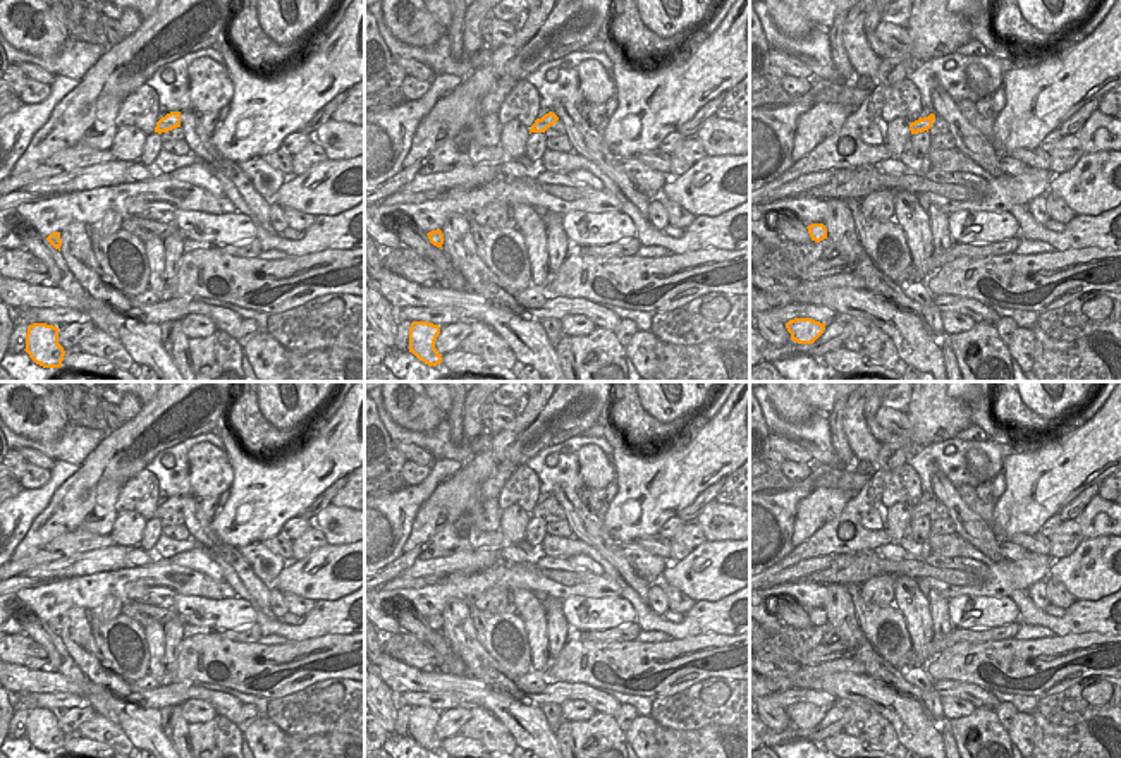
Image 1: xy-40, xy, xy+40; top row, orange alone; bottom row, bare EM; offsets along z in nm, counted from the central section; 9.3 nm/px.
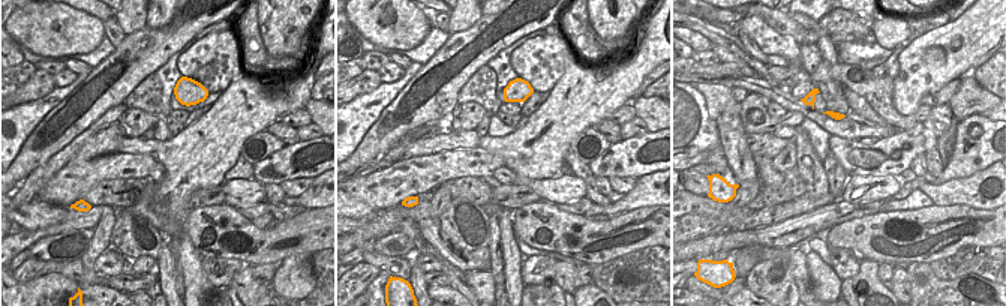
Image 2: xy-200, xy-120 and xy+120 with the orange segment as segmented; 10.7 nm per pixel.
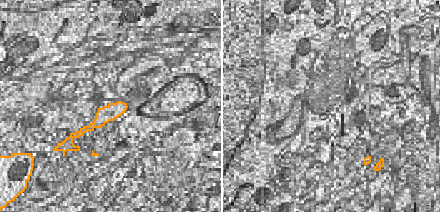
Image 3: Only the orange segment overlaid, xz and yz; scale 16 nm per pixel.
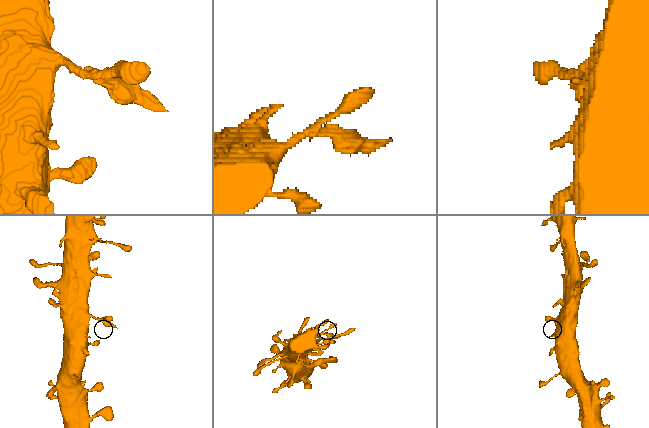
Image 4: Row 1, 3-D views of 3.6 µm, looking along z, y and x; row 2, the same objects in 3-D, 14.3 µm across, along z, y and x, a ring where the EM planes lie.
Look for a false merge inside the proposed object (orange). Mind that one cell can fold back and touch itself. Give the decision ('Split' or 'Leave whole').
Leave whole

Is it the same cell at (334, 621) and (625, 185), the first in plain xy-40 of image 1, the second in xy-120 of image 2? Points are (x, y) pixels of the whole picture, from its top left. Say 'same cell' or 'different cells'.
different cells

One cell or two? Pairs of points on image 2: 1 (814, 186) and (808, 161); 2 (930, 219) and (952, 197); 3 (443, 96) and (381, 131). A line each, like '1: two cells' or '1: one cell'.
1: one cell
2: two cells
3: one cell

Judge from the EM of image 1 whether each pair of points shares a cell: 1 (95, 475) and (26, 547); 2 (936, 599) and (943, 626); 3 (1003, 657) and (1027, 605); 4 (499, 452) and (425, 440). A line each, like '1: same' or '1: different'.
1: same
2: same
3: different
4: different

